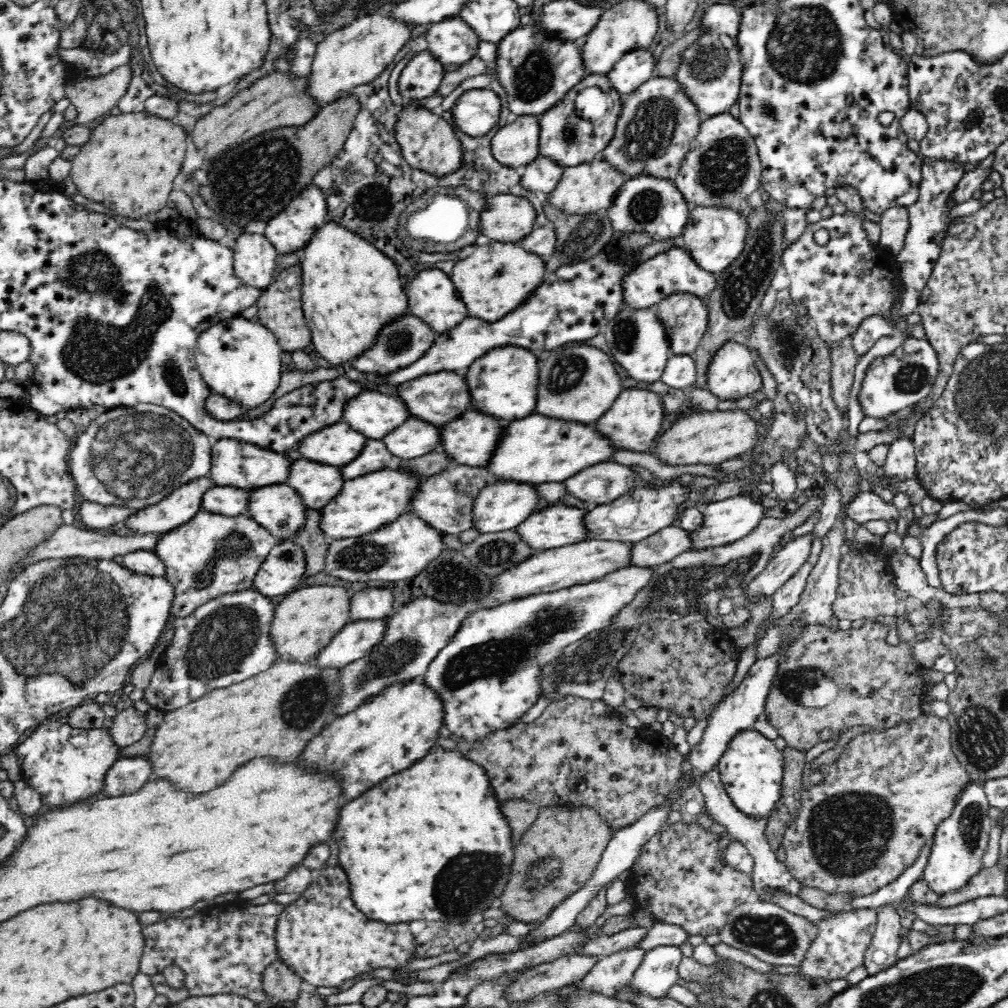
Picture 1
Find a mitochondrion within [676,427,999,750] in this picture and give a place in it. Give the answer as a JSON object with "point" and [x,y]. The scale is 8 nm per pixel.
{"point":[793,680]}

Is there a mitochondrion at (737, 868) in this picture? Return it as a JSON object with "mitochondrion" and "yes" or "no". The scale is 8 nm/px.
{"mitochondrion":"no"}

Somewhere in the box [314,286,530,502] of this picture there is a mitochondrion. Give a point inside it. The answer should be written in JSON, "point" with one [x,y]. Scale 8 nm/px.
{"point":[397,341]}

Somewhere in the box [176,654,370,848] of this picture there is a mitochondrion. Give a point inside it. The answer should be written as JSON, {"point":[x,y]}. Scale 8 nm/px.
{"point":[310,695]}

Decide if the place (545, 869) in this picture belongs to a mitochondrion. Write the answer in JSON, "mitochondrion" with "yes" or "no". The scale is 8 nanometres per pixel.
{"mitochondrion":"yes"}

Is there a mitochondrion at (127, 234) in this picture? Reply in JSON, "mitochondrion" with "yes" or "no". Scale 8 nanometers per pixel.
{"mitochondrion":"no"}

